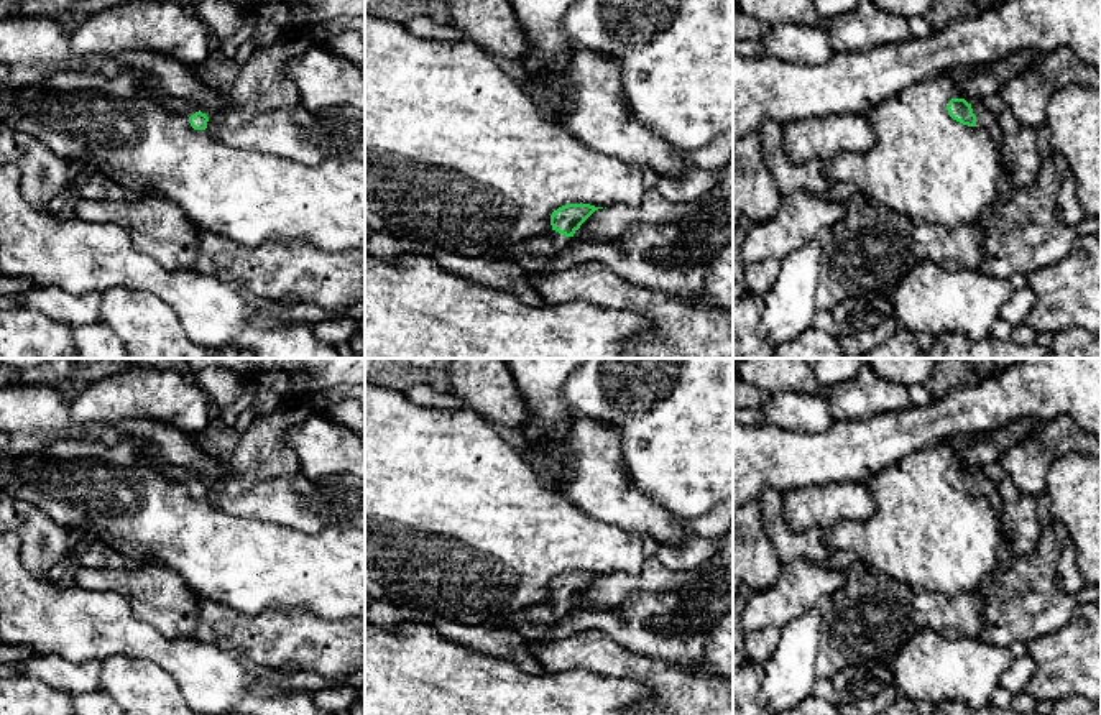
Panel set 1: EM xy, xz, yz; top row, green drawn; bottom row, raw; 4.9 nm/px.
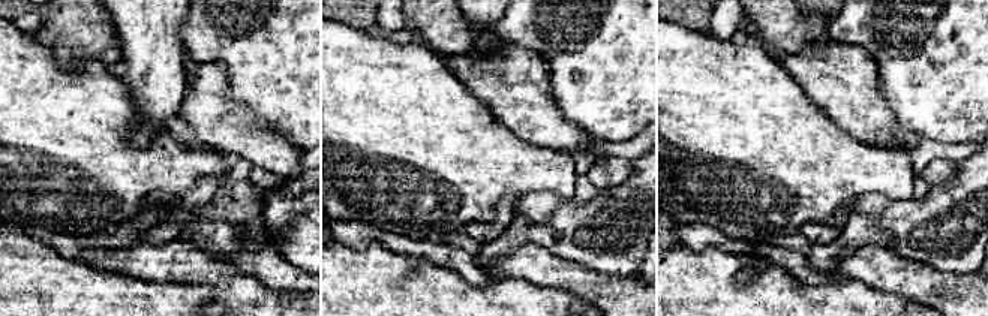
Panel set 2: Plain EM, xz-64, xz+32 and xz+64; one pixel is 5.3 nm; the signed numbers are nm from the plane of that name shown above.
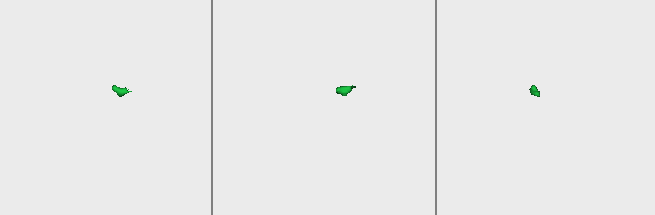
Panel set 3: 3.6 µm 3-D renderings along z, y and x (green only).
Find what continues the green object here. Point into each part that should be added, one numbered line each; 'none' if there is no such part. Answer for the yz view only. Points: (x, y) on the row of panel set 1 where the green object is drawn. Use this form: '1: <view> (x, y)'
1: yz (985, 119)

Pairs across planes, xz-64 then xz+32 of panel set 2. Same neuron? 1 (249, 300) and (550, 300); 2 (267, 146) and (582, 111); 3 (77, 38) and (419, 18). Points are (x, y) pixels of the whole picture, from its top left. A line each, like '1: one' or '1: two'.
1: two
2: two
3: one

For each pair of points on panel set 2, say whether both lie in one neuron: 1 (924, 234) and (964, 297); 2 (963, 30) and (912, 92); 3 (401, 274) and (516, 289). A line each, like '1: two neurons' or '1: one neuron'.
1: two neurons
2: one neuron
3: one neuron

